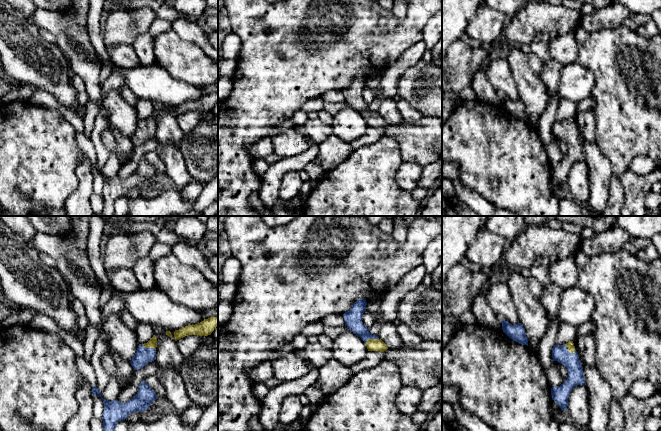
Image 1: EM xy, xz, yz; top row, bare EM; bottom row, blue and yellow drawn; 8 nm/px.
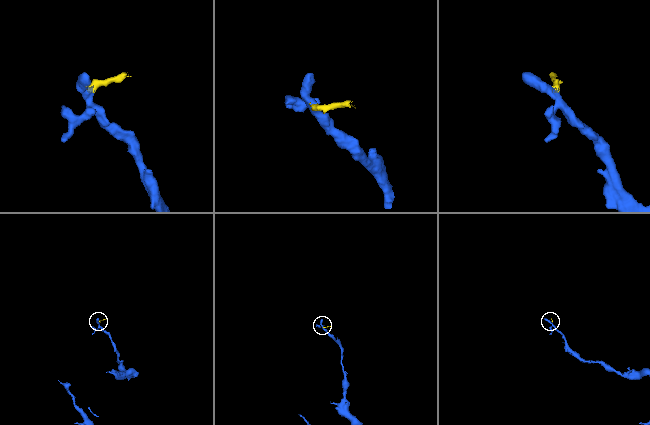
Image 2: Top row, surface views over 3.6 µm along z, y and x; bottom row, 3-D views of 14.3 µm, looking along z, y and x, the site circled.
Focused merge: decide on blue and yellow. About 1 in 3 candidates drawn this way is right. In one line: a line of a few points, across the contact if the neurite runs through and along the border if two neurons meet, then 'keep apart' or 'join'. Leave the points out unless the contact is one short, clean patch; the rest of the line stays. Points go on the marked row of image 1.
yz (560, 353), (568, 351), (570, 345) | join

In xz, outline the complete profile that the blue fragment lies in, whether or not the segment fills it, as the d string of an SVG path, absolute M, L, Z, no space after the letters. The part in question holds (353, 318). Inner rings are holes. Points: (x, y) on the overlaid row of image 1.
M364 298L357 300L352 308L343 314L345 326L360 337L366 344L368 351L384 352L388 349L386 344L377 335L369 333L362 322L362 315L366 311L367 302Z

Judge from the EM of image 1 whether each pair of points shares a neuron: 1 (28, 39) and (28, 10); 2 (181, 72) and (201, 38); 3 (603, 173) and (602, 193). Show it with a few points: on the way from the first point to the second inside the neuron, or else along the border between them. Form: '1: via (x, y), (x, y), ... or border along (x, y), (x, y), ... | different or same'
1: border along (16, 10), (27, 18) | different
2: border along (176, 33), (184, 40), (195, 43), (207, 55) | different
3: via (601, 178), (601, 188) | same

